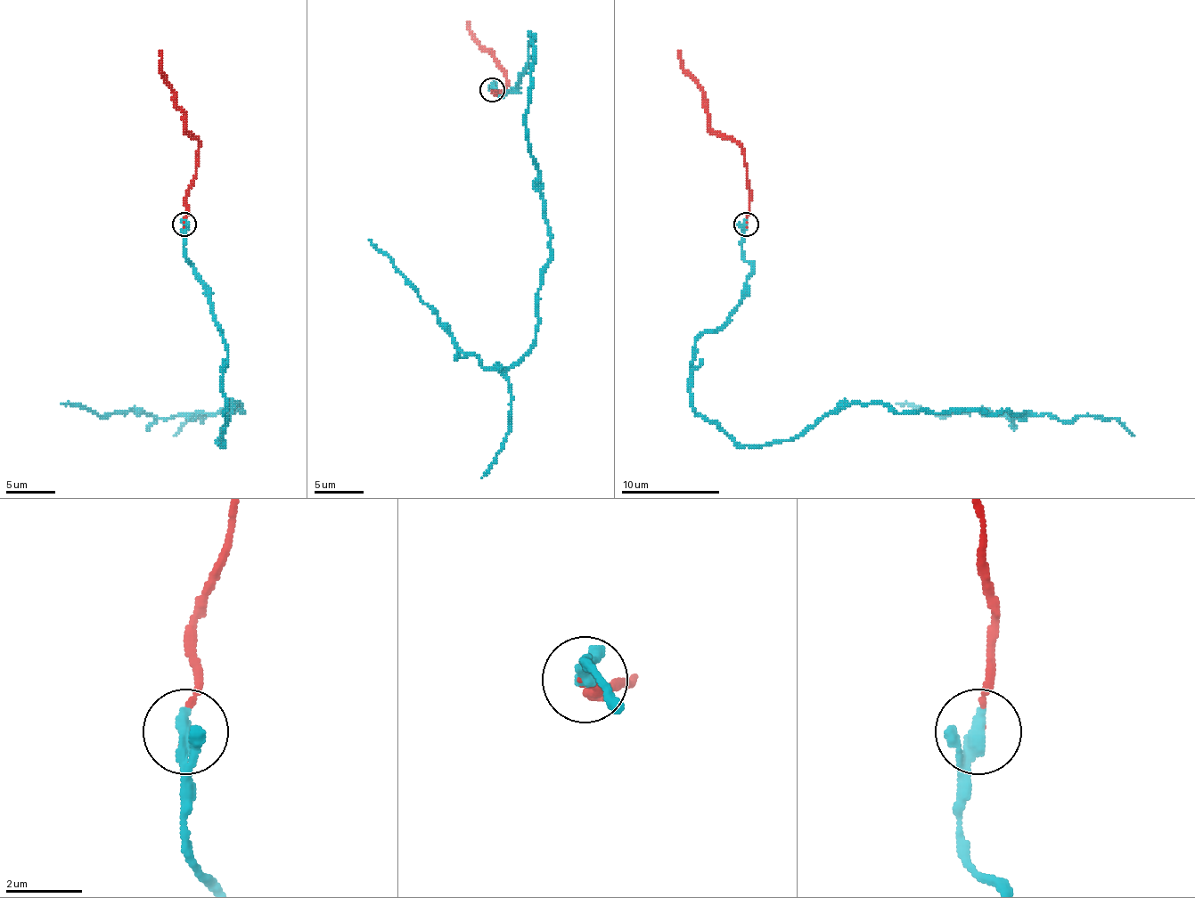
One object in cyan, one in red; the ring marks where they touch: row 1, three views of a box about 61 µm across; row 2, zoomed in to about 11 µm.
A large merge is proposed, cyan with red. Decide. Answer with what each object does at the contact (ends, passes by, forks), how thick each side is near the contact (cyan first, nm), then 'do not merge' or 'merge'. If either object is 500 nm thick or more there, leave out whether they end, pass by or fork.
cyan passes by; red ends there; 320 nm thick on the cyan side, 100 nm on the other; merge

